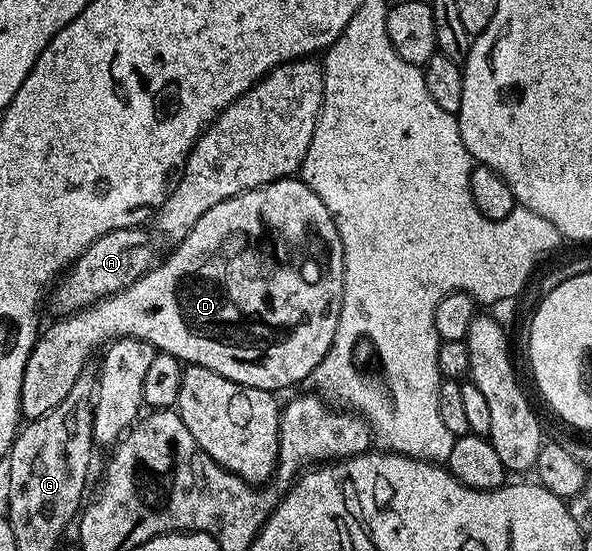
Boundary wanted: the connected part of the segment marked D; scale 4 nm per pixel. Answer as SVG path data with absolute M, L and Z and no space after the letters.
M300 177L281 178L277 182L223 200L215 204L215 208L207 208L207 212L203 212L203 216L195 220L195 228L191 228L184 240L176 243L172 249L173 255L166 262L158 261L152 270L148 270L142 278L132 282L125 290L102 298L100 302L85 310L58 317L57 323L46 330L44 327L37 343L33 345L27 368L23 368L23 388L19 396L22 419L41 418L47 412L51 412L51 408L55 408L61 403L63 396L71 392L71 384L75 384L75 380L79 380L79 376L90 365L89 357L93 353L96 355L102 347L118 338L141 338L147 344L151 344L154 350L175 356L182 364L211 368L211 372L219 372L219 376L235 380L235 384L247 384L251 388L263 388L274 392L282 392L281 390L295 385L296 382L304 383L312 369L323 360L323 356L327 356L335 340L335 324L339 320L343 304L343 244L339 240L335 220L331 212L327 212L327 204L323 204L323 200L319 200L319 196L315 196L315 192L311 192L311 188L307 188L307 184L301 181Z

